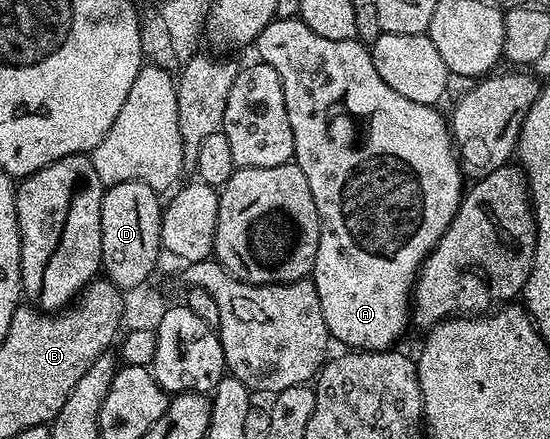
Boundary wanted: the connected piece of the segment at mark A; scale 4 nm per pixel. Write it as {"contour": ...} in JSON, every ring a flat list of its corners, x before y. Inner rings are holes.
{"contour":[[275,18,259,34,256,41,258,48,257,59,263,64,272,66,276,74,280,74,280,82,284,90,284,106,288,110,288,122,292,122,292,138,294,139,293,163,308,178,308,190,312,190,312,198,316,202,316,210,320,218,320,246,316,250,316,262,312,273,312,283,316,294,320,298,320,310,324,314,324,322,328,326,331,337,338,340,350,350,360,352,385,352,393,349,394,344,402,336,402,331,412,320,412,293,414,282,418,278,418,271,428,254,440,242,444,230,452,222,456,210,460,206,464,195,464,177,462,166,458,162,458,154,454,146,454,138,450,134,450,125,445,115,441,116,439,110,432,104,421,104,396,94,380,74,376,74,376,66,370,57,369,47,363,41,333,40,320,38,307,26,301,18,280,20]]}

